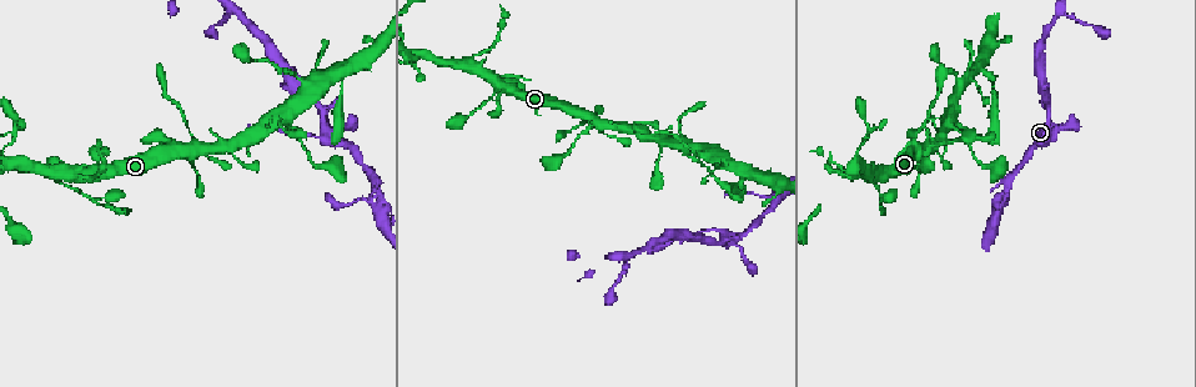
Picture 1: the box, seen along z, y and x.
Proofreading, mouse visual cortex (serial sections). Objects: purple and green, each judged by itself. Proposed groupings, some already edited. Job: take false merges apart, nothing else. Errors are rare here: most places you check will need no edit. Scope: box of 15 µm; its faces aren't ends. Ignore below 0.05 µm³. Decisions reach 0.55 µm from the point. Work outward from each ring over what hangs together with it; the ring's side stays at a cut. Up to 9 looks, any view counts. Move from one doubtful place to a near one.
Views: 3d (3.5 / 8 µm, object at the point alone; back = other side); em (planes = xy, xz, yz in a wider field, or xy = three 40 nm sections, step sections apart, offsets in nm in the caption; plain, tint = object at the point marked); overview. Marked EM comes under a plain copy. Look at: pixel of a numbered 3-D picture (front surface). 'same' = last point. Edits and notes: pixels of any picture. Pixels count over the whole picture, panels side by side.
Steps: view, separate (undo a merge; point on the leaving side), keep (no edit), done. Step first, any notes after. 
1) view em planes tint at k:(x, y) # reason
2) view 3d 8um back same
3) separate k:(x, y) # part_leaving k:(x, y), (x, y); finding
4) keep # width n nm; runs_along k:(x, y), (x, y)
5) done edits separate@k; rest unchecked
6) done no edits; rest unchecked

view 3d 3.5um at 1:(994, 86) # calibre changes

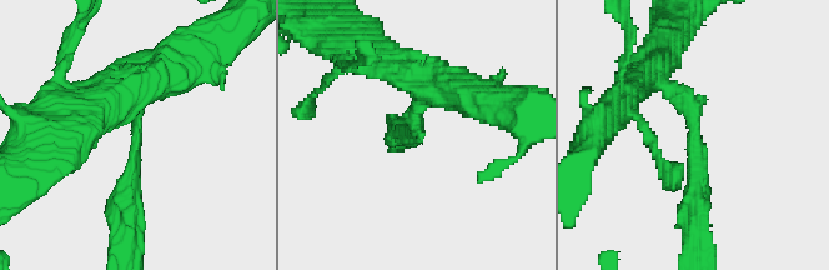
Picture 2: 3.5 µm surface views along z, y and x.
view em xy step 3 tint at 2:(134, 126) # arm_widths 250, 350 nm; need the tissue

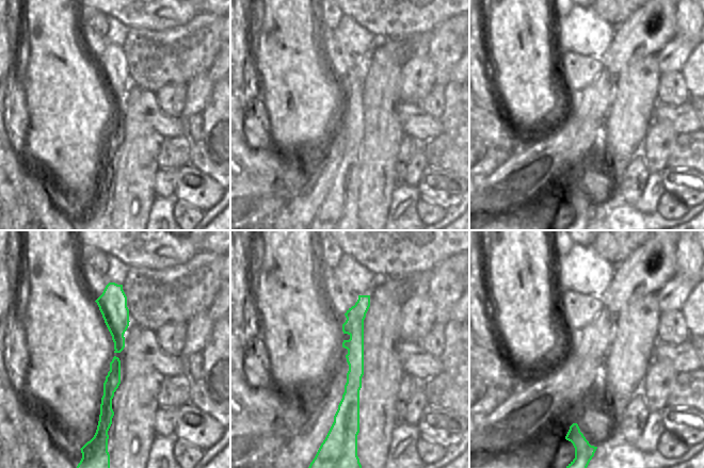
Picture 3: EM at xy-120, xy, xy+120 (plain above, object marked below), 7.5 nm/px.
view em planes tint same # cut it another way

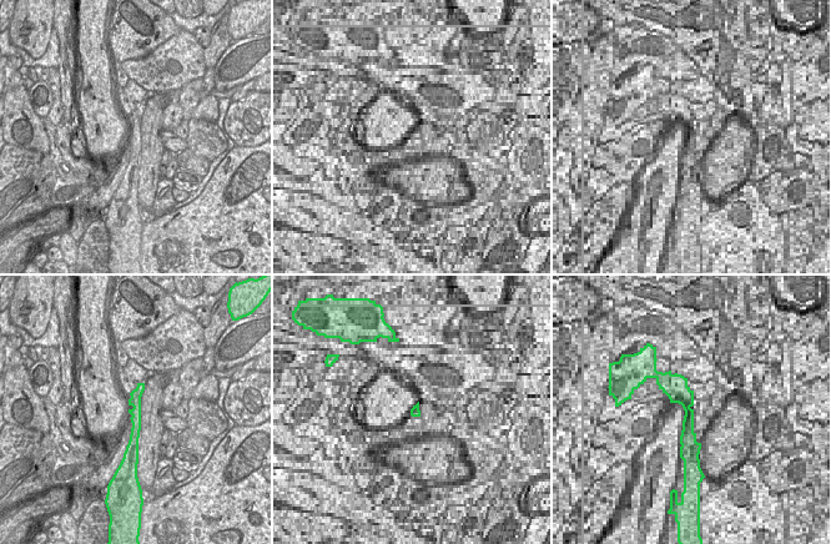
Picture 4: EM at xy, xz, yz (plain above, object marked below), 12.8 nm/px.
keep # runs_along 4:(141, 386), (129, 454); all the same cell

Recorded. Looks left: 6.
view 3d 3.5um at 1:(326, 139) # looks like a crossing

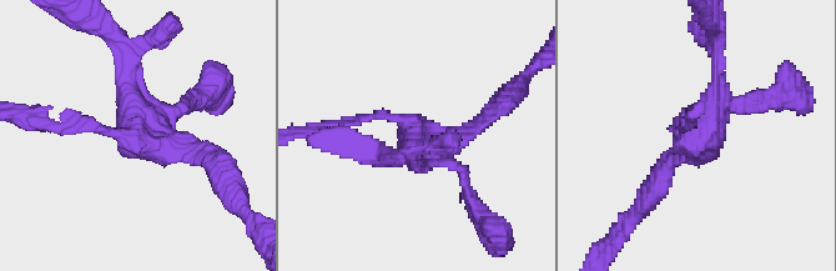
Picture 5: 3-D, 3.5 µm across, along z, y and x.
view em planes tint at 5:(135, 139) # arms 4; arm_widths 150, 200, 200, 250 nm

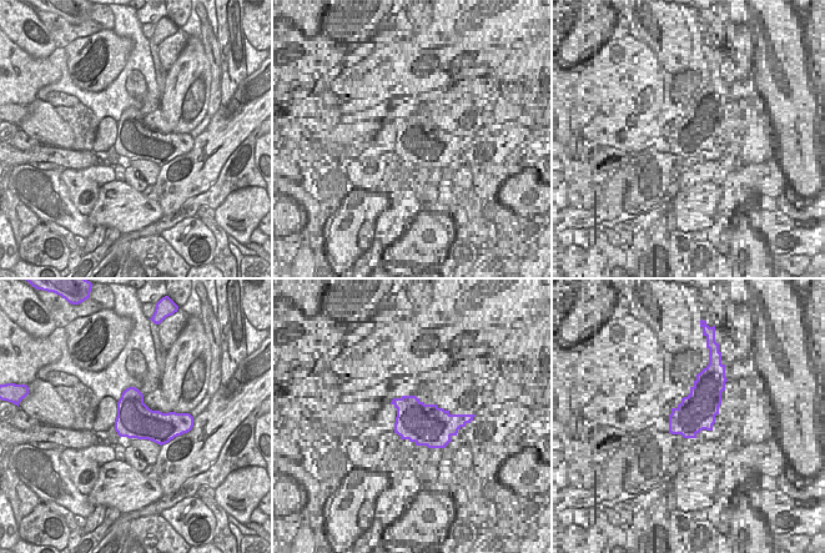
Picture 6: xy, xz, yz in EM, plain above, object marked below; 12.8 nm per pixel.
keep # runs_along 5:(65, 129), (134, 140), (122, 63); all the same cell

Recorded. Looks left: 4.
view 3d 3.5um at 1:(1003, 190) # three arms meet

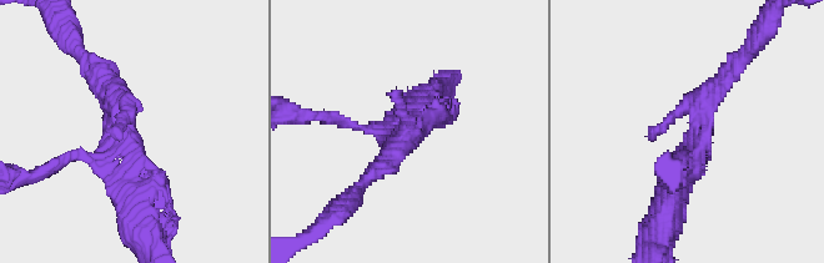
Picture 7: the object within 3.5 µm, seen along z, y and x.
view em planes tint at 7:(127, 129) # now the EM

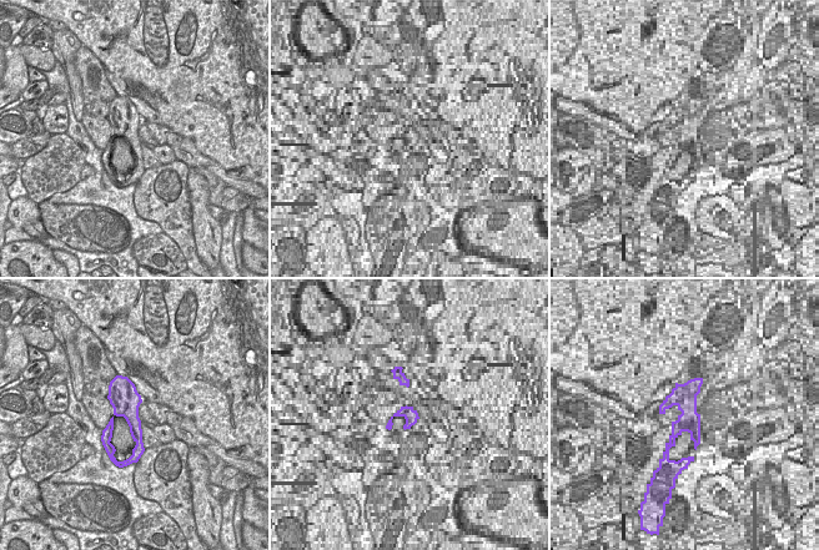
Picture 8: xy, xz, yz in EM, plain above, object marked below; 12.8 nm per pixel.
keep # continuous, no second cell

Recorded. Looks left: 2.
done no edits; rest unchecked

